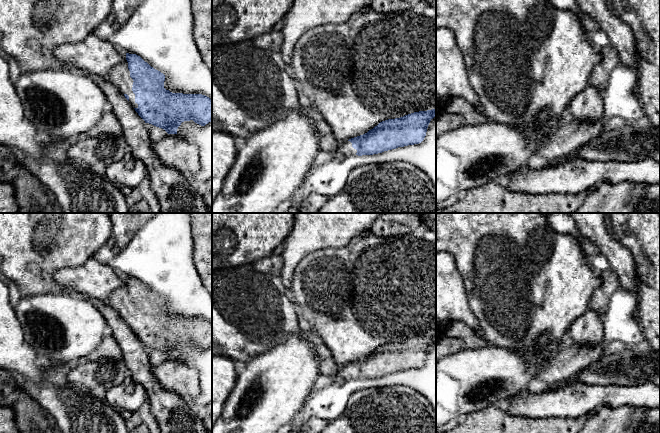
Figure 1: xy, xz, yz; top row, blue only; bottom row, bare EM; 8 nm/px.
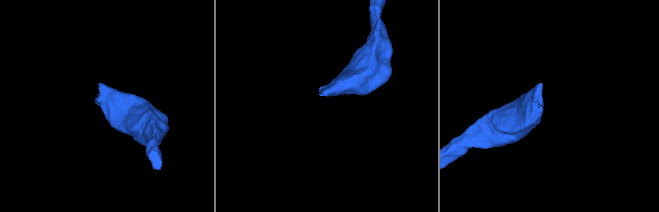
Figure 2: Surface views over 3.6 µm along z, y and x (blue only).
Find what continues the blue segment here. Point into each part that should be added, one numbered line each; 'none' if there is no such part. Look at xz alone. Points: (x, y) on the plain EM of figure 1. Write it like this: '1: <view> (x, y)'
1: xz (345, 373)

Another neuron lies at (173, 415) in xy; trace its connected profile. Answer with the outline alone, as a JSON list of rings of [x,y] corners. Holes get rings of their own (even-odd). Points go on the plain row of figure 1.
[[[90,299],[107,322],[111,335],[121,348],[127,371],[144,386],[150,412],[161,433],[207,433],[196,409],[179,395],[165,390],[154,376],[145,345],[120,314],[106,302]]]

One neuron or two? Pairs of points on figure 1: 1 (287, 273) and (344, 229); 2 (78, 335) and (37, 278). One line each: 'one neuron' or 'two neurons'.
1: one neuron
2: two neurons

